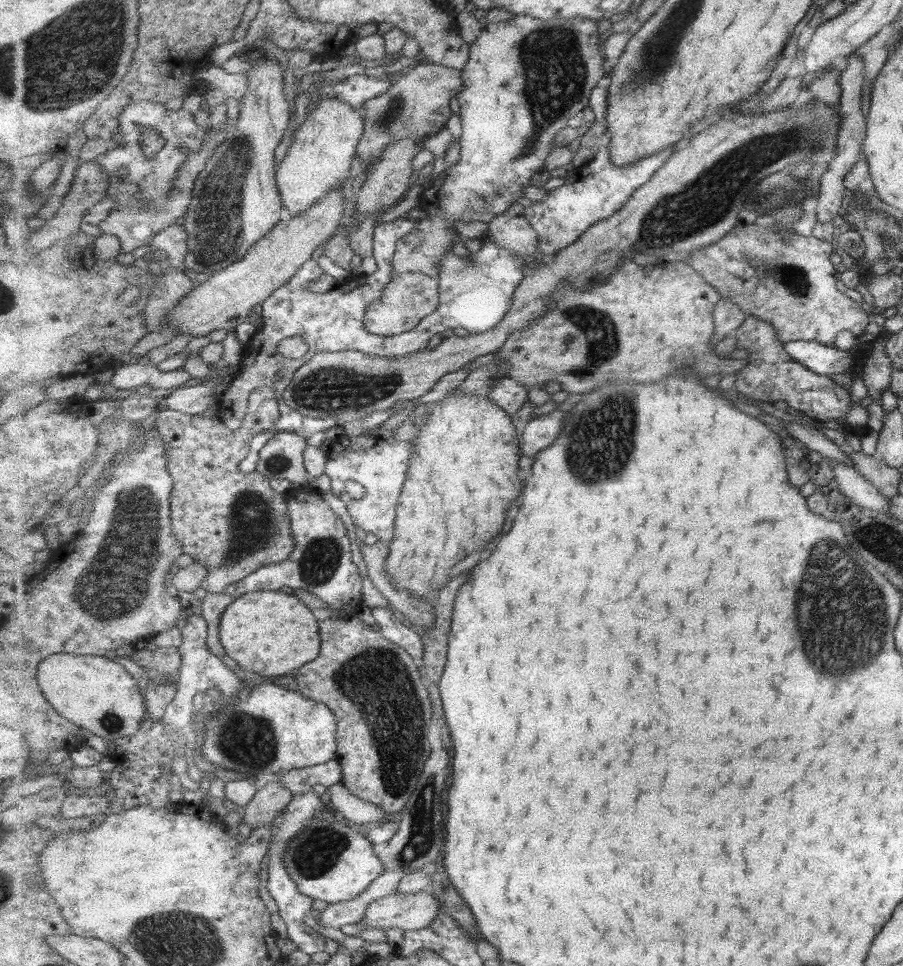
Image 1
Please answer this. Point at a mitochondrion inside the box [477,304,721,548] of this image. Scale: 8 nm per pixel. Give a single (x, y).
(606, 428)

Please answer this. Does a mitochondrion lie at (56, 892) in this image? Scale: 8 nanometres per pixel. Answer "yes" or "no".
no

